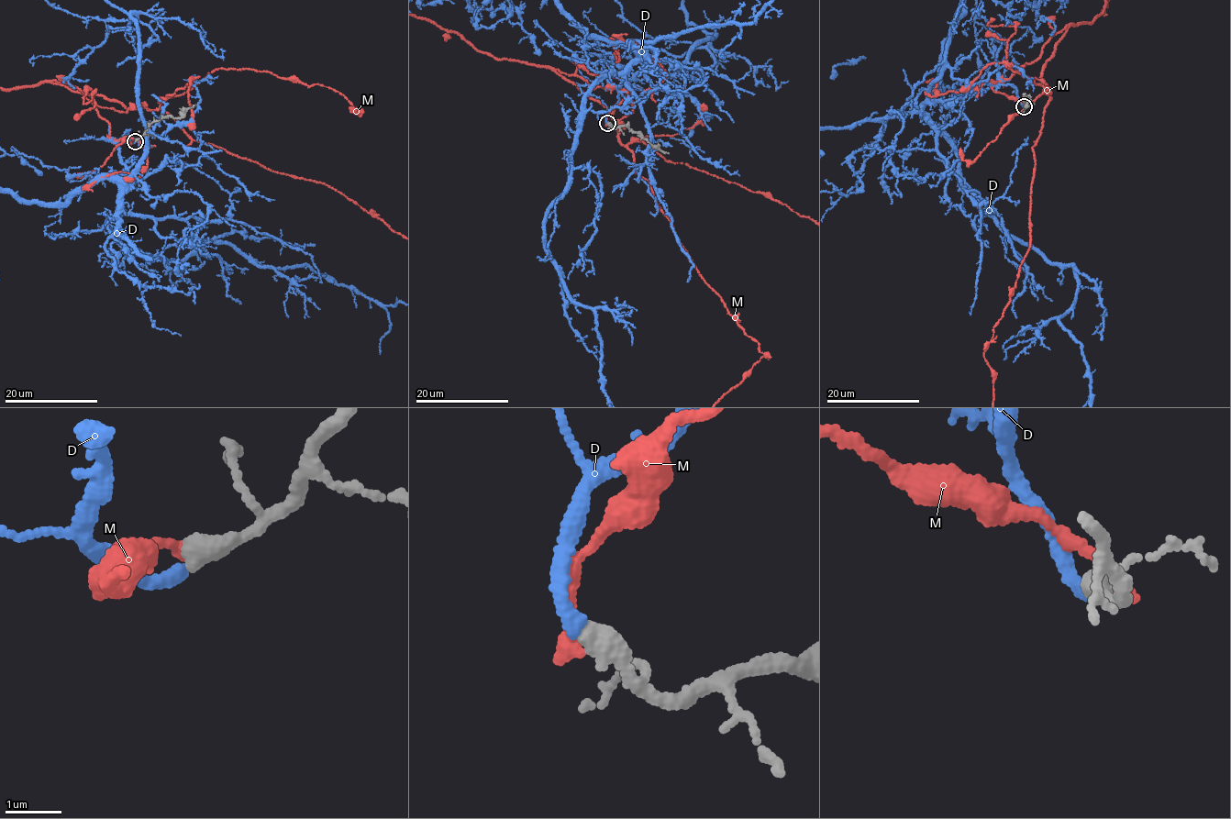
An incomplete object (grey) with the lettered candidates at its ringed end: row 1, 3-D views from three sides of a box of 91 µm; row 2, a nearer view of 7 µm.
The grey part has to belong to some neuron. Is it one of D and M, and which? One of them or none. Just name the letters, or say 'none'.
D

